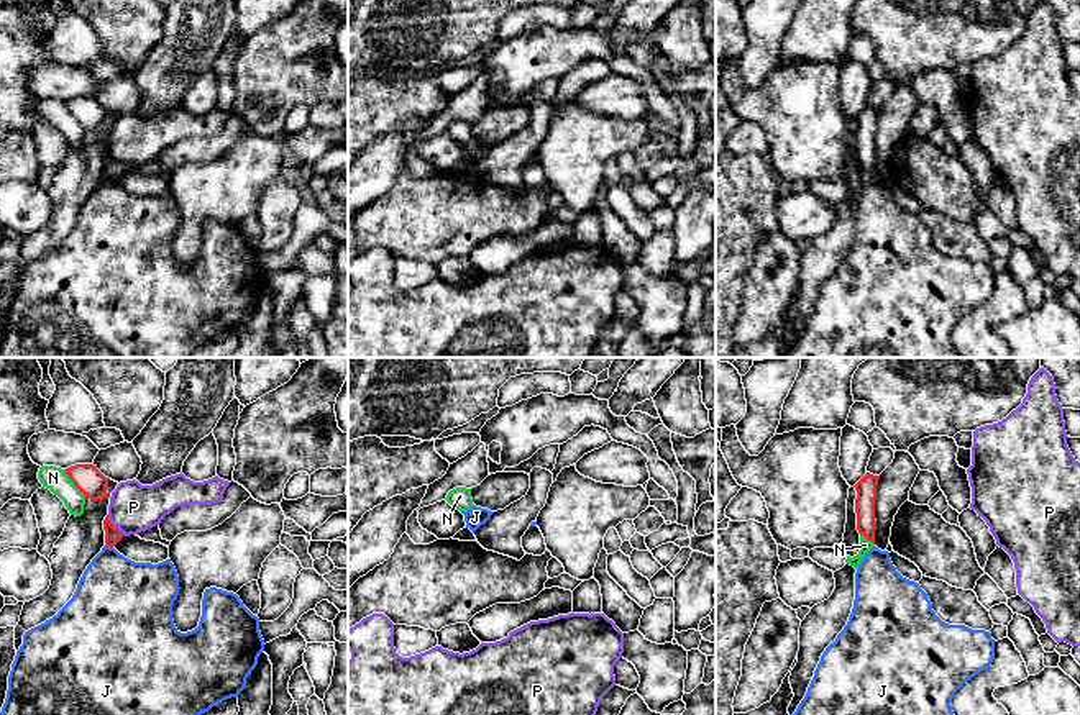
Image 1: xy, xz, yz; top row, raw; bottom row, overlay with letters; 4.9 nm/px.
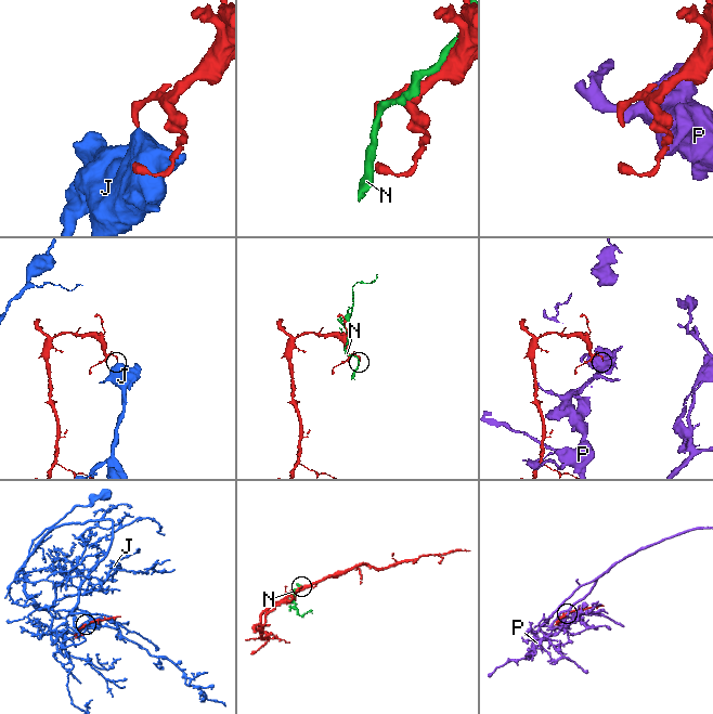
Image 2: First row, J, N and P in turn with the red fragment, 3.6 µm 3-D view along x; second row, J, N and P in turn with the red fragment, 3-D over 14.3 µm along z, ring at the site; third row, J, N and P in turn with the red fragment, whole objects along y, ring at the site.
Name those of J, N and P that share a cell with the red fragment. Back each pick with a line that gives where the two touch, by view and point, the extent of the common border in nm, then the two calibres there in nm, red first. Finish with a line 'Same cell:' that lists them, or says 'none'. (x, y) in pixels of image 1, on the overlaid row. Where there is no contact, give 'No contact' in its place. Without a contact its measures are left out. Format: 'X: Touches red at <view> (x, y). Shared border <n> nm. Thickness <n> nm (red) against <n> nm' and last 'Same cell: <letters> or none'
Same cell: none

